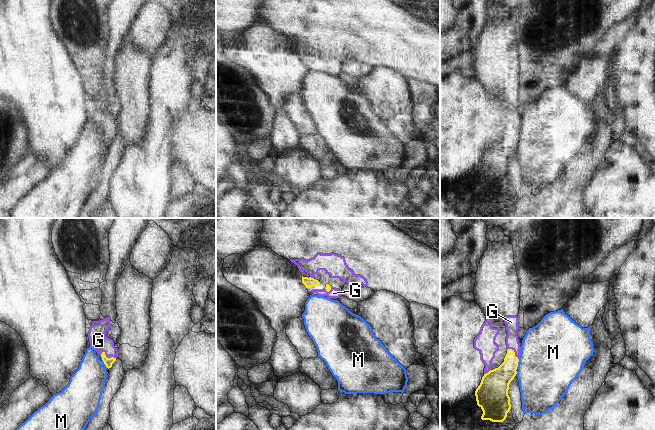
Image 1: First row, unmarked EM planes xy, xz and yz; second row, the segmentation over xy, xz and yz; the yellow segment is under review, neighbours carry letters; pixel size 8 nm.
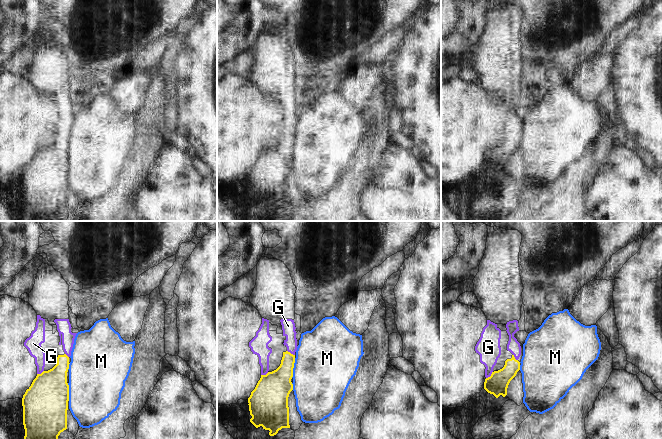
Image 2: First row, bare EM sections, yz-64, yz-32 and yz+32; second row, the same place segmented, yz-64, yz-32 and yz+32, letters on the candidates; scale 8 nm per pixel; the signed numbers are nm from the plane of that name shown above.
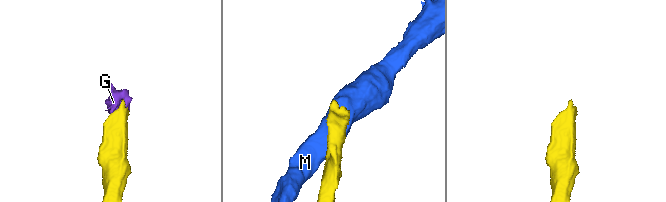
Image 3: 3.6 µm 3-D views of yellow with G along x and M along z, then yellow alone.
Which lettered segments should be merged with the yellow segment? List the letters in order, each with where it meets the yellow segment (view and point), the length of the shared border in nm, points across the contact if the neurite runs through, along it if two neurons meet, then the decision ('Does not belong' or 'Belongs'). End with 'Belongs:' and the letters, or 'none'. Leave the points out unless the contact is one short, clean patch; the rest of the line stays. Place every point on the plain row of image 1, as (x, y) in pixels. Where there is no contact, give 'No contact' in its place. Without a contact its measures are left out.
G: Touches yellow at yz (514, 128). Shared border 120 nm. Path across: yz (499, 154), (507, 146), (514, 128), (511, 98). Belongs
M: Touches yellow at xy (103, 137). Shared border 120 nm. Does not belong
Belongs: G.

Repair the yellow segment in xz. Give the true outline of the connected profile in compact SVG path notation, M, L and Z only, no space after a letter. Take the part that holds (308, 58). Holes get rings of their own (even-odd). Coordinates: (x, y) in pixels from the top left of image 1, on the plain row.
M317 29L309 36L301 34L295 36L290 35L290 37L298 43L301 49L305 47L310 51L309 54L302 52L302 59L306 64L318 62L320 60L320 58L314 54L314 51L317 50L319 46L325 46L331 54L340 54L347 60L362 60L366 63L368 61L367 56L363 52L355 51L353 46L347 42L344 33L335 29Z

